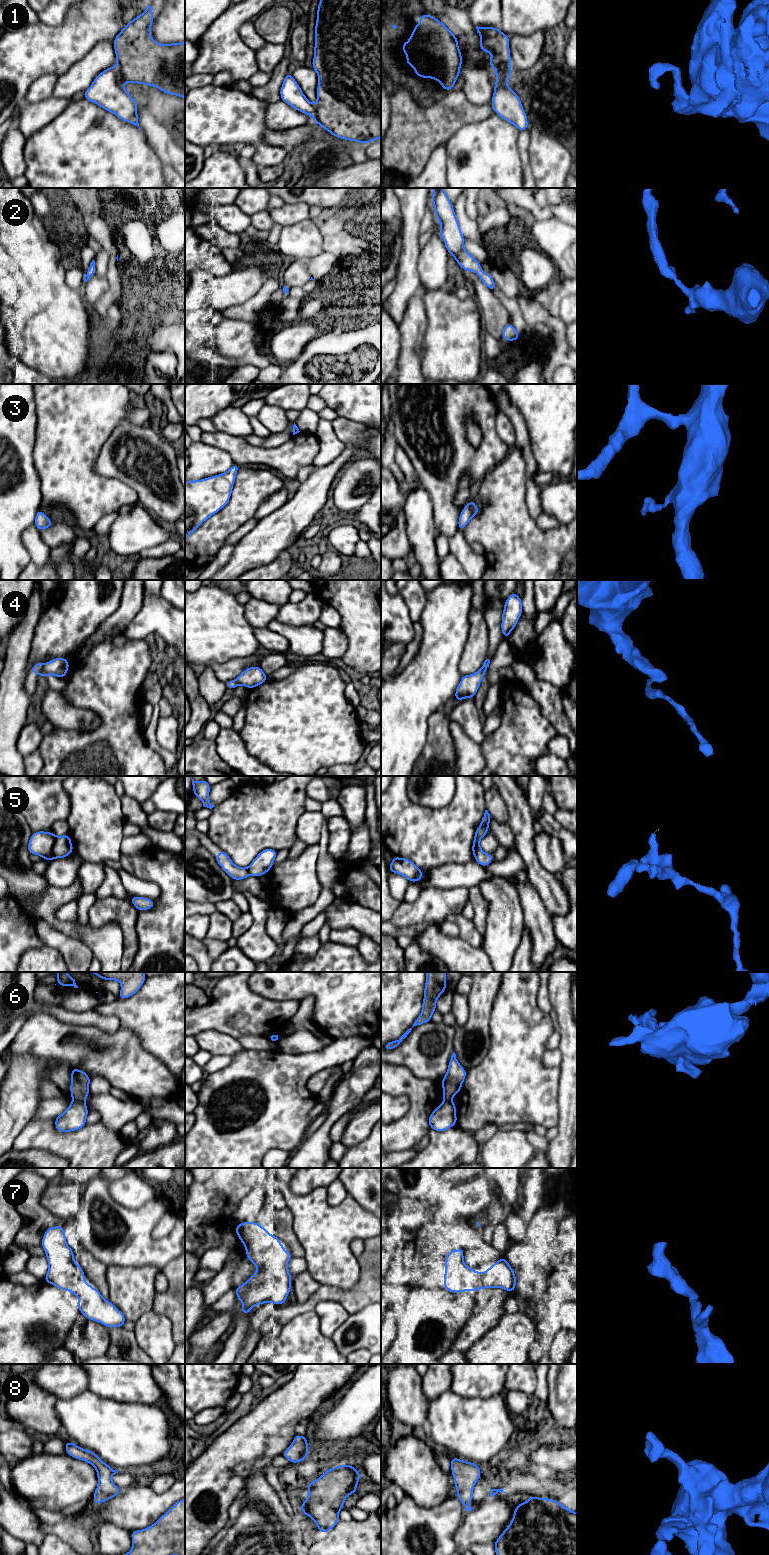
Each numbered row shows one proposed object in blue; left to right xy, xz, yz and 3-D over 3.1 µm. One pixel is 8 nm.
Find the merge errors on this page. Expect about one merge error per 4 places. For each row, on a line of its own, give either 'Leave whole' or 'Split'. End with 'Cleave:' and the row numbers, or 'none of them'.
1: Split
2: Leave whole
3: Leave whole
4: Split
5: Split
6: Split
7: Leave whole
8: Leave whole
Cleave: 1, 4, 5, 6

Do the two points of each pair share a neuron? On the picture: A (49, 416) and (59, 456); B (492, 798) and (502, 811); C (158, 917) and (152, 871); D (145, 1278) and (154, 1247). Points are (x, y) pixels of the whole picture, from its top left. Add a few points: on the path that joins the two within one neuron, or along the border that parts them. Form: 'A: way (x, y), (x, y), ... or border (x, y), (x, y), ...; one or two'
A: way (59, 426), (59, 446); one
B: way (493, 801), (499, 808); one
C: way (166, 906), (166, 885), (163, 882); one
D: border (124, 1266), (154, 1266), (161, 1269); two

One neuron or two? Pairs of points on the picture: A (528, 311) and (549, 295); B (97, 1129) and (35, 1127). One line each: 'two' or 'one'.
A: two
B: one

